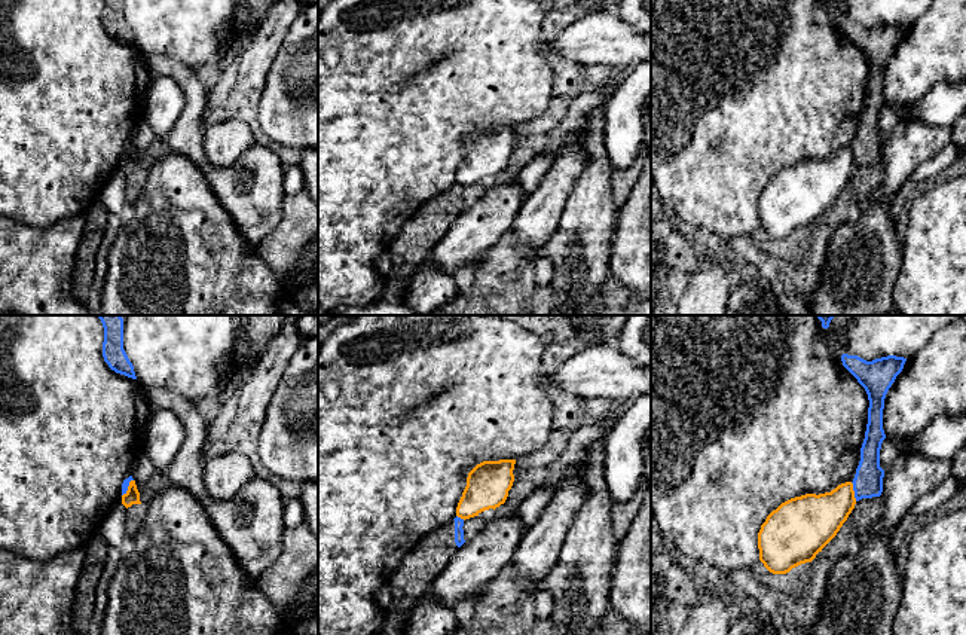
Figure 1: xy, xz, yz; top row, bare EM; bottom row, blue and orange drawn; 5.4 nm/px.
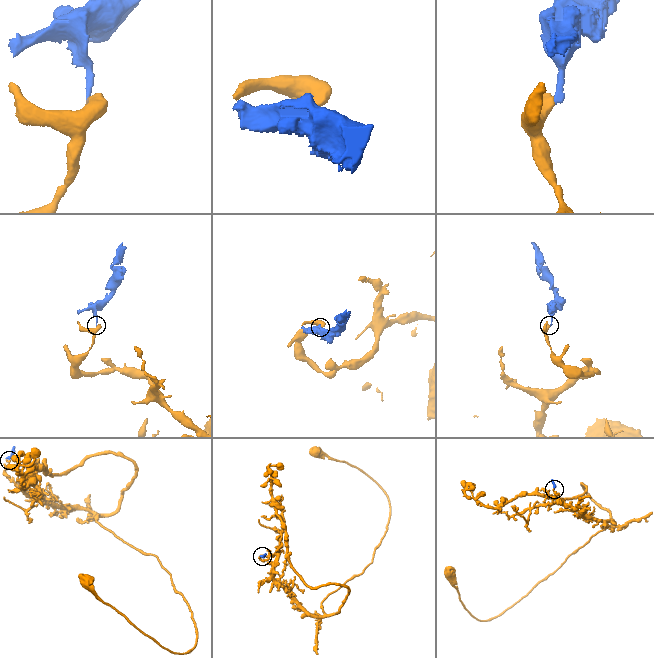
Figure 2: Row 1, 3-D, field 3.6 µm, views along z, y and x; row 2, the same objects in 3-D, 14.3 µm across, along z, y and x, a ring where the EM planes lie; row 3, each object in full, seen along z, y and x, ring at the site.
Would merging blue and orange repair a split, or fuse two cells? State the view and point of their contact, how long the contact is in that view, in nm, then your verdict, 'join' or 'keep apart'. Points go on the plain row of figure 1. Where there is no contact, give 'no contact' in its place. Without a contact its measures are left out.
yz (855, 158) | 110 nm | keep apart

